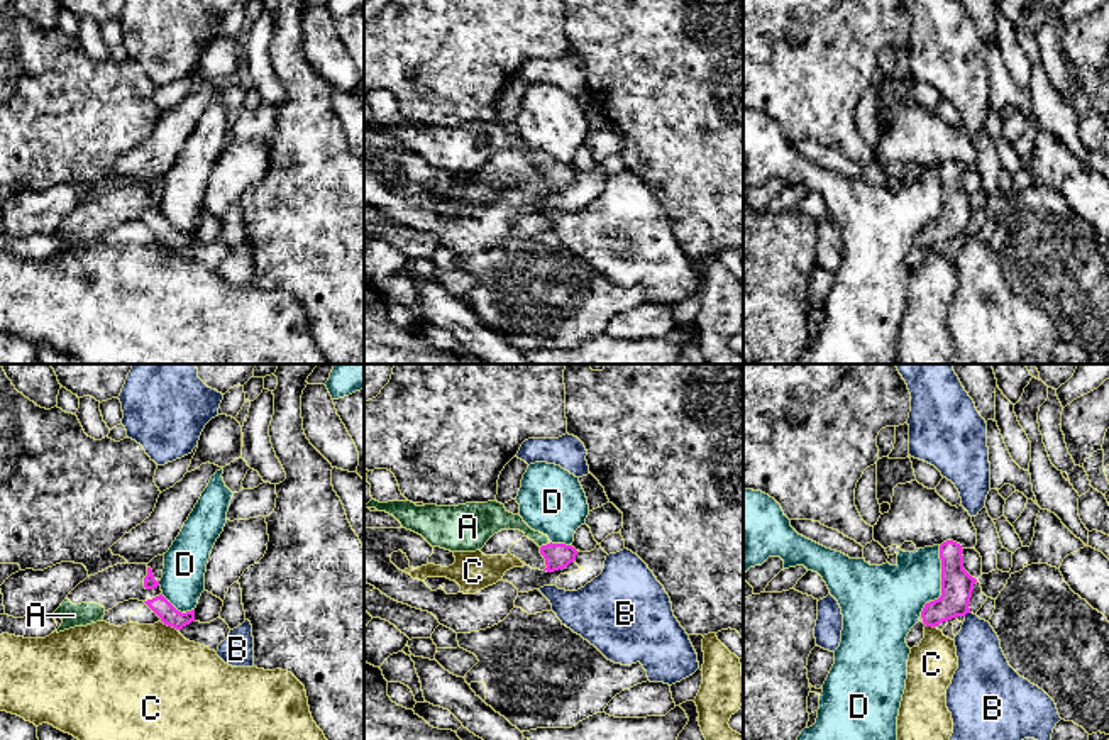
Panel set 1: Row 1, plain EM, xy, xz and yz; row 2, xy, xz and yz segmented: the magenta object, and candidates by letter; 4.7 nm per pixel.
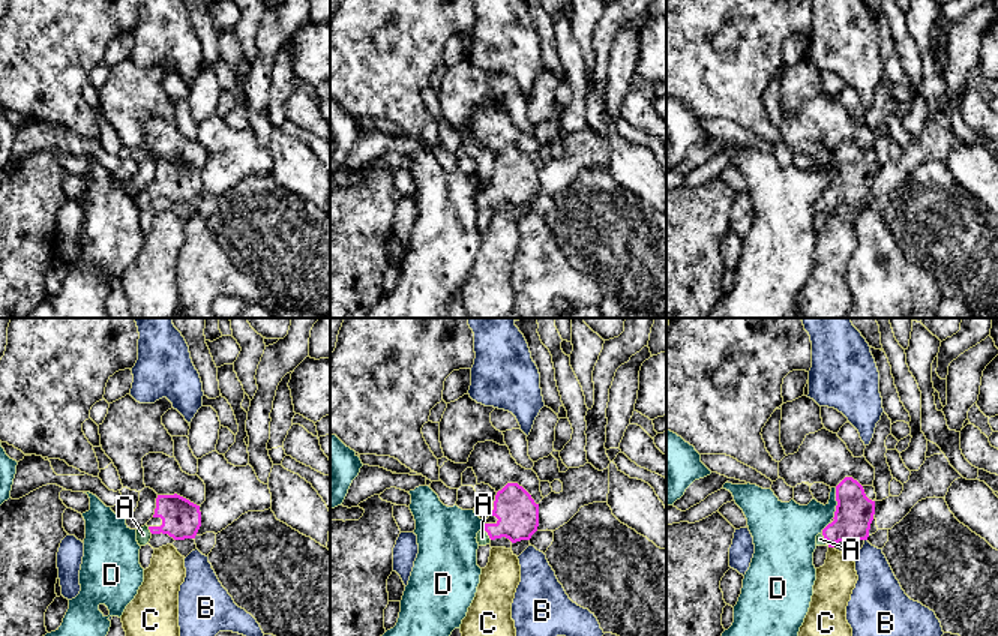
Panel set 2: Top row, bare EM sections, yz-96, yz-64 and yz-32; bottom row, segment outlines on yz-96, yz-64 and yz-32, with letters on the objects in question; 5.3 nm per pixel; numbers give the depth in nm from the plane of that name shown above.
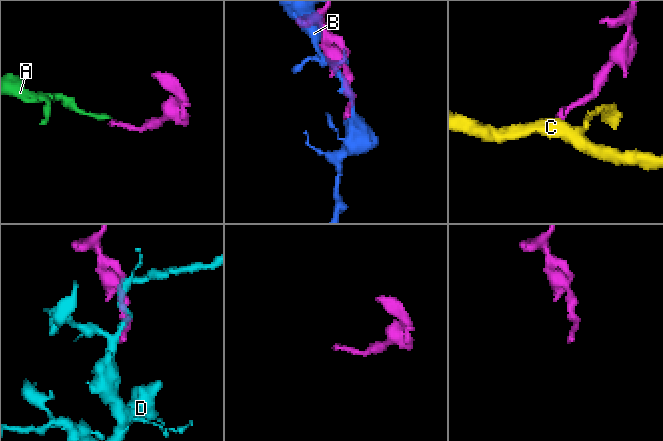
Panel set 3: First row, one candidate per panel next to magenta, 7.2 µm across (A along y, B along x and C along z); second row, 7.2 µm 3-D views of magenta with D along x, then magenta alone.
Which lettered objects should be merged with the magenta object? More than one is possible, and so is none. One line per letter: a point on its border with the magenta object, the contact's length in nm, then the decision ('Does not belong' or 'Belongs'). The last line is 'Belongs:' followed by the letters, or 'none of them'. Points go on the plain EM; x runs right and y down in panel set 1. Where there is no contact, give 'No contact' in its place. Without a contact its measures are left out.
A: Touches magenta at xz (547, 165). Shared border 60 nm. Belongs
B: Touches magenta at yz (965, 234). Shared border 40 nm. Does not belong
C: Touches magenta at xy (170, 246). Shared border 90 nm. Does not belong
D: Touches magenta at yz (942, 204). Shared border 340 nm. Does not belong
Belongs: A

